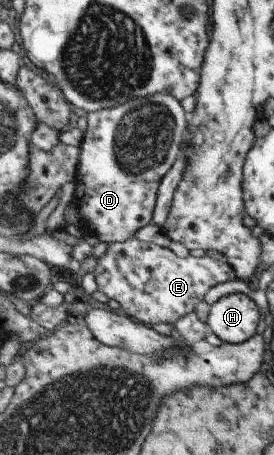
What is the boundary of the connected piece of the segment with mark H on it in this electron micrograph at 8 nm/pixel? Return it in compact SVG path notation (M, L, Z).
M233 293L212 304L207 325L219 340L235 344L253 336L257 320L257 306L245 294Z

